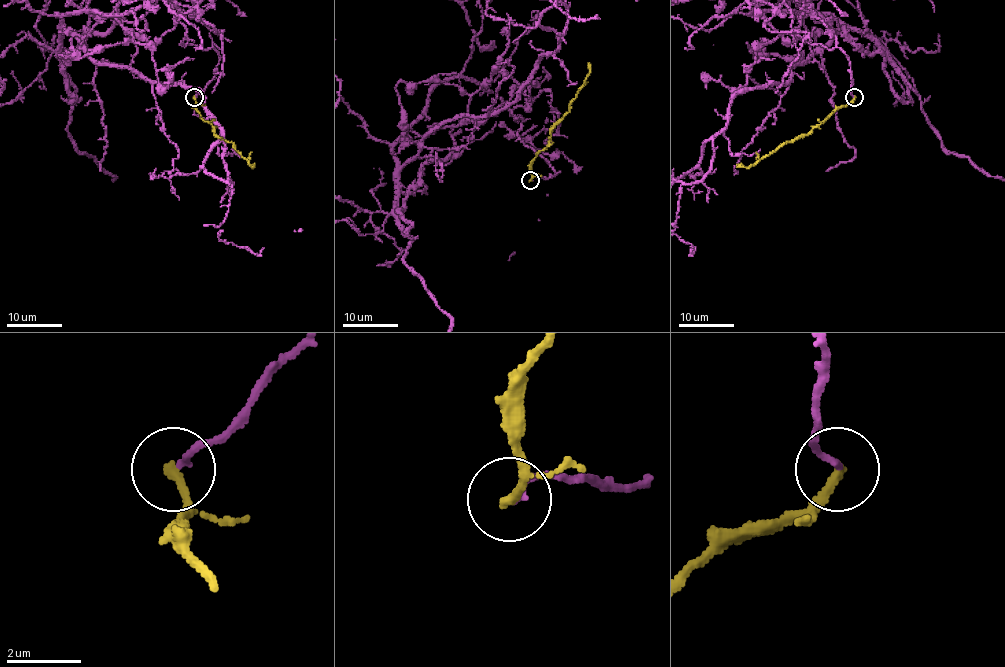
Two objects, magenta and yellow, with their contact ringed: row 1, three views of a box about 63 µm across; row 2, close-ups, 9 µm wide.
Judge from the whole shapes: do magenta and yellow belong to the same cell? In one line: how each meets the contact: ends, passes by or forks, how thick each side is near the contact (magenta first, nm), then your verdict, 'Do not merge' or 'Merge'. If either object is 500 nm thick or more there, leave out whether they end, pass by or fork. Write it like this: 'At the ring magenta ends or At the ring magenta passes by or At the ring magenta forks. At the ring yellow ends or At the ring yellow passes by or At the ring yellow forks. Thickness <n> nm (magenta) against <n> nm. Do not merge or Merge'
At the ring magenta ends. At the ring yellow ends. Thickness 140 nm (magenta) against 280 nm. Do not merge

